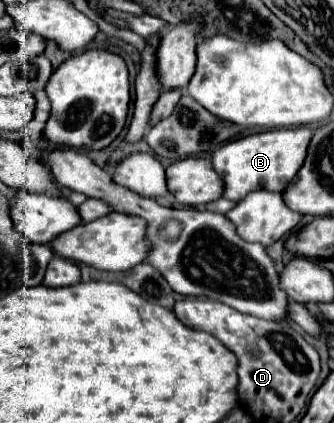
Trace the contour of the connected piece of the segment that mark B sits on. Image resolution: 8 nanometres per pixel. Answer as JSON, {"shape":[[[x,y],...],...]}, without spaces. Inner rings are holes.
{"shape":[[[308,127],[276,129],[230,141],[218,151],[214,151],[212,165],[216,173],[220,173],[220,177],[224,179],[224,197],[230,201],[240,201],[256,189],[284,191],[304,165],[310,139],[312,131]]]}

